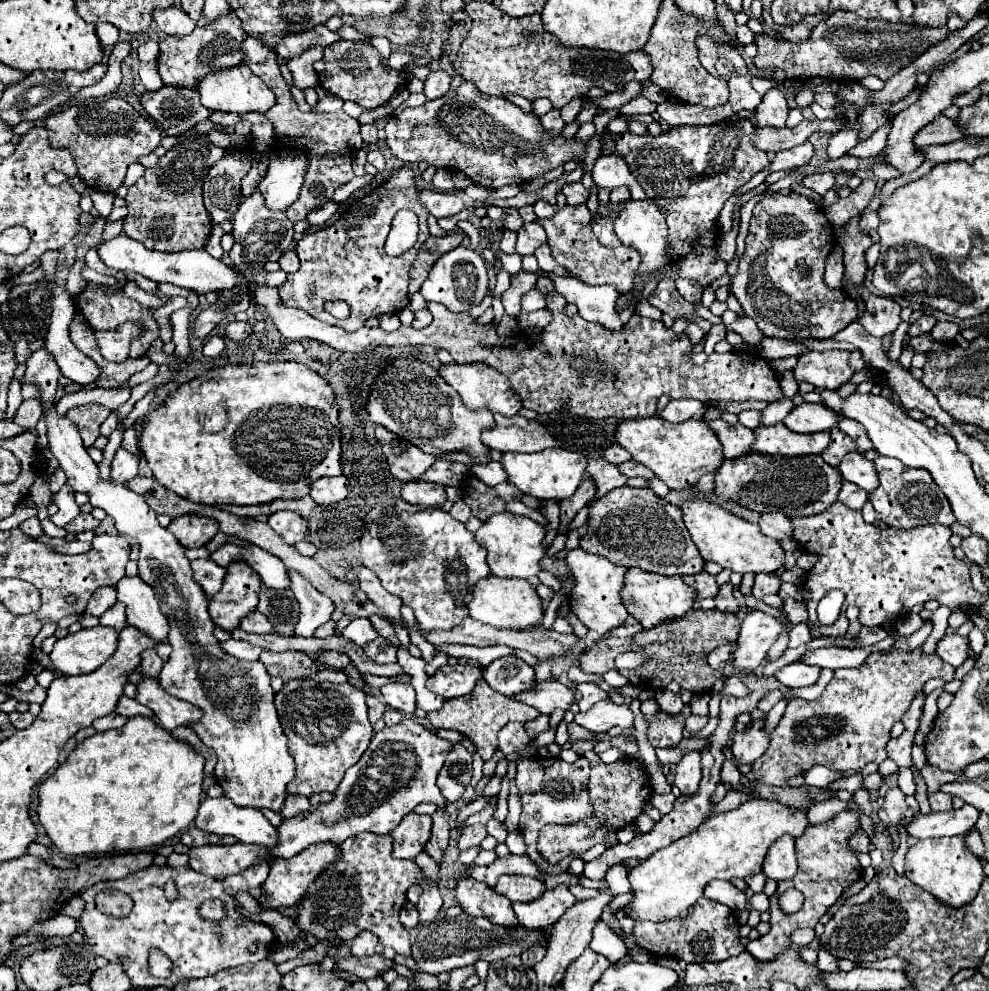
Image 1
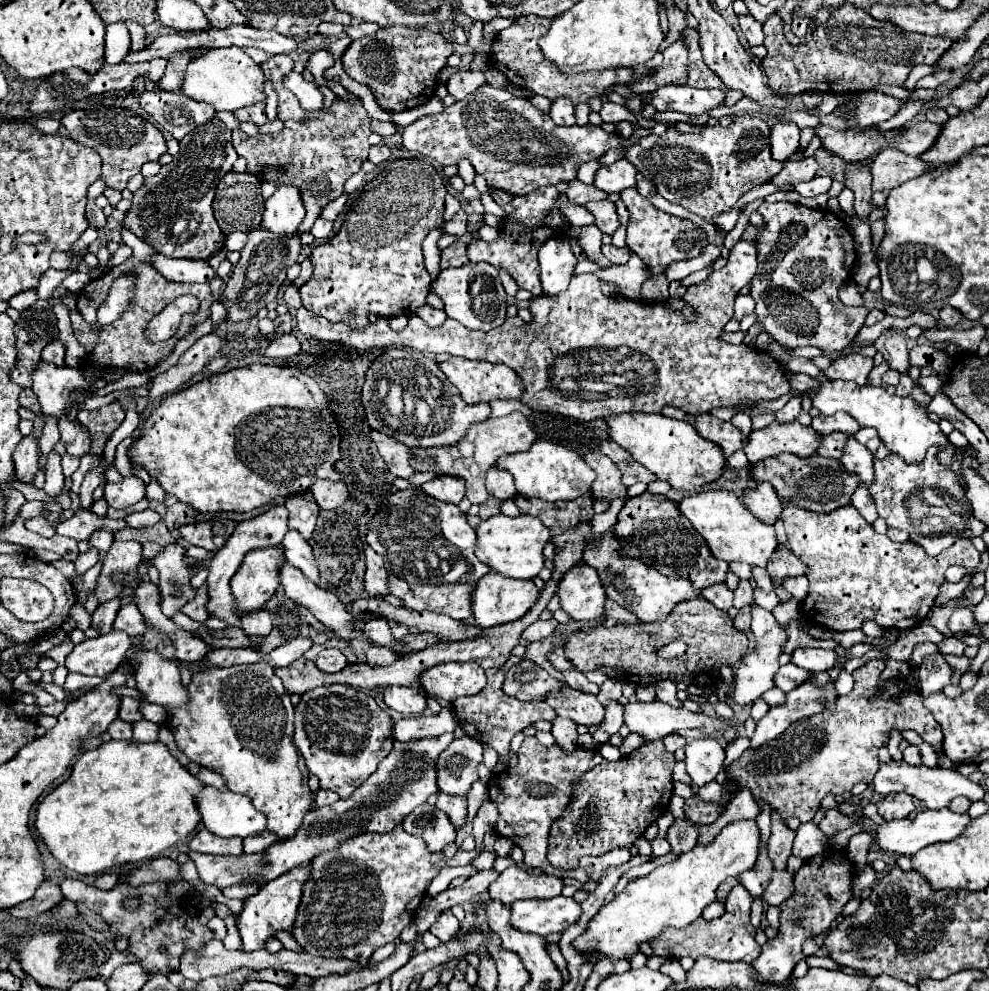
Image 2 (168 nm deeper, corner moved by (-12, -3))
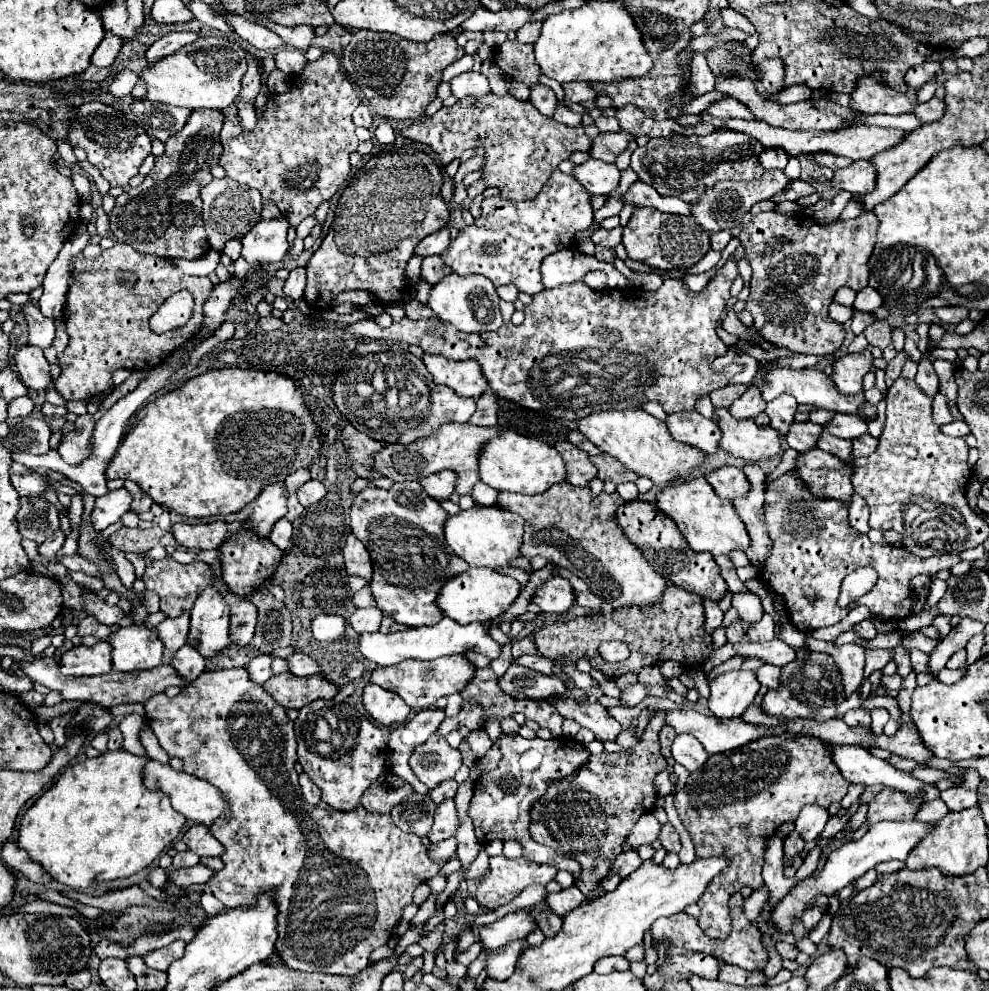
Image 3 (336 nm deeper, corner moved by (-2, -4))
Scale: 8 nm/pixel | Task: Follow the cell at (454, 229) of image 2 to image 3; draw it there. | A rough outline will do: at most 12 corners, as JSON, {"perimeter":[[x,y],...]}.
{"perimeter":[[449,228],[425,236],[415,256],[439,256],[447,250]]}

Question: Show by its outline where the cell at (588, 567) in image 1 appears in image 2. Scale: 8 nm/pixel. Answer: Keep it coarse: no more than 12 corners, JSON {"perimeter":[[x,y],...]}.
{"perimeter":[[589,565],[559,583],[561,607],[579,621],[603,623],[607,593]]}

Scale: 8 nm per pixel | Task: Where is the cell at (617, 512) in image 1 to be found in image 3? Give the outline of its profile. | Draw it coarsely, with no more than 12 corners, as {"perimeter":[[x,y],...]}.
{"perimeter":[[655,504],[617,510],[625,536],[667,582],[715,602],[727,584]]}

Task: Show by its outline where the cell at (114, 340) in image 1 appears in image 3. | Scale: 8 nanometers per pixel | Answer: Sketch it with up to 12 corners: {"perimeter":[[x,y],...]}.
{"perimeter":[[177,292],[157,314],[151,328],[159,334],[183,326],[193,312],[193,298]]}

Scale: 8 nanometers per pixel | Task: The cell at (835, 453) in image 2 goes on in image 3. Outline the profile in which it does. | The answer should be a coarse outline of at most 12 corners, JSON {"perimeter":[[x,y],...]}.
{"perimeter":[[793,422],[787,432],[791,448],[803,454],[815,448],[819,424]]}

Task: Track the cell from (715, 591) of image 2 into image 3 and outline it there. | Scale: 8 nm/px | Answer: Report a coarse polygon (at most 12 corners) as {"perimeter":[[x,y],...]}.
{"perimeter":[[703,600],[705,630],[711,634],[721,626],[723,612],[717,602]]}

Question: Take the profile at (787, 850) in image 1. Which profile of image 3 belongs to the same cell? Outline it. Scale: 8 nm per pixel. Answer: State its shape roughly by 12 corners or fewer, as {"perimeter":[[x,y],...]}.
{"perimeter":[[807,804],[795,822],[805,842],[823,832],[831,814],[825,806]]}

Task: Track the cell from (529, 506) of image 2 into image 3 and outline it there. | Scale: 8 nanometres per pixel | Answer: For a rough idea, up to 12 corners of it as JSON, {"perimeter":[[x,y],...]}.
{"perimeter":[[555,484],[499,492],[525,520],[521,556],[545,556],[613,608],[667,582],[615,522],[617,492]]}

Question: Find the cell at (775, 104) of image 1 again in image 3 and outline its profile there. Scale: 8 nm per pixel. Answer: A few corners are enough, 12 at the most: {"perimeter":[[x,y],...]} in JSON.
{"perimeter":[[765,148],[759,162],[765,170],[785,168],[789,156],[779,148]]}

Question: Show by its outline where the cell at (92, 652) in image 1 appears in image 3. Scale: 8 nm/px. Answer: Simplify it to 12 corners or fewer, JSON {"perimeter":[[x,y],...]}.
{"perimeter":[[73,646],[59,660],[65,676],[111,672],[111,646]]}

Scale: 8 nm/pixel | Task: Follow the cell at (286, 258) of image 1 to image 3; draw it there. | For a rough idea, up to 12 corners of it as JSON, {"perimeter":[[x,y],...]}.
{"perimeter":[[305,268],[289,272],[283,292],[291,300],[303,298]]}

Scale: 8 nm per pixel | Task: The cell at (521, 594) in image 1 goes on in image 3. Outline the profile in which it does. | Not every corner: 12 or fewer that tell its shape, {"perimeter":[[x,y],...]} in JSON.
{"perimeter":[[469,568],[439,594],[439,610],[459,624],[501,616],[521,584]]}

